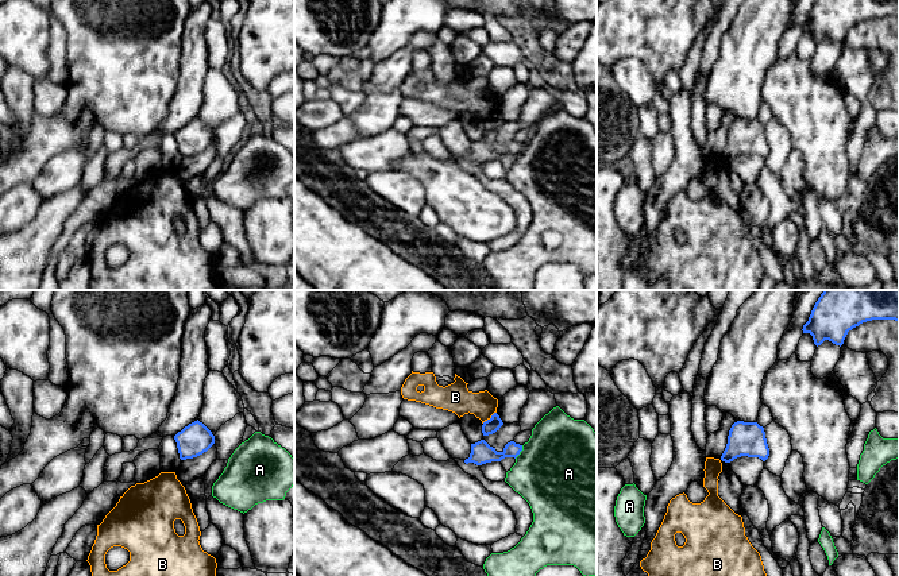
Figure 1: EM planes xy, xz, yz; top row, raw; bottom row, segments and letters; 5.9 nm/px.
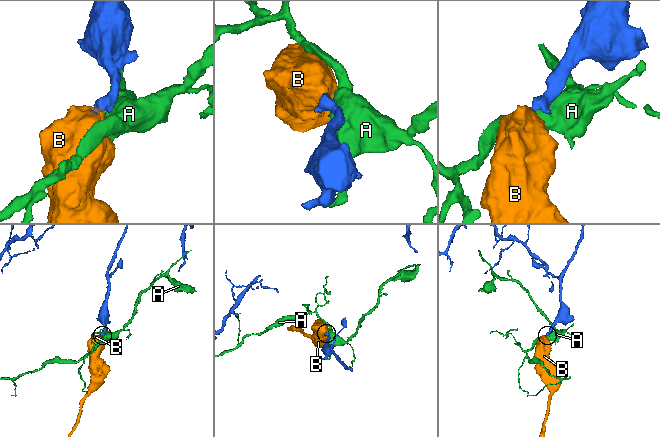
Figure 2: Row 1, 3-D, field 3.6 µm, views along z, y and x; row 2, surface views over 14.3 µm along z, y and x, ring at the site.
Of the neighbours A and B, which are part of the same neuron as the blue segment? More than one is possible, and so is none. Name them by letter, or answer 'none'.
none

